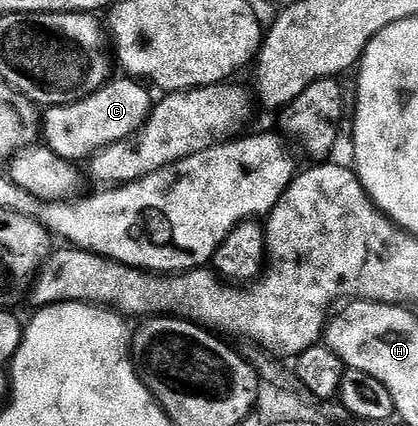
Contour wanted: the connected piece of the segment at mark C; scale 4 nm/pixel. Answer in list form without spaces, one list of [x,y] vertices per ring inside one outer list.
[[[110,79],[90,97],[84,97],[83,100],[70,105],[55,105],[46,108],[44,110],[44,144],[64,161],[78,163],[77,161],[81,160],[84,162],[97,150],[136,133],[144,125],[151,112],[151,100],[149,101],[148,93],[150,90],[140,80],[124,80]]]

